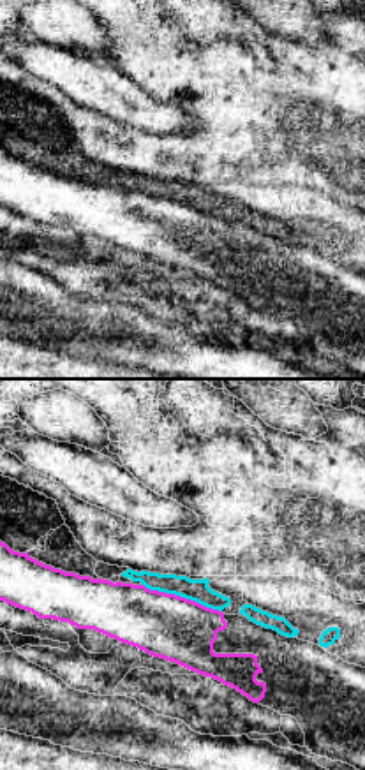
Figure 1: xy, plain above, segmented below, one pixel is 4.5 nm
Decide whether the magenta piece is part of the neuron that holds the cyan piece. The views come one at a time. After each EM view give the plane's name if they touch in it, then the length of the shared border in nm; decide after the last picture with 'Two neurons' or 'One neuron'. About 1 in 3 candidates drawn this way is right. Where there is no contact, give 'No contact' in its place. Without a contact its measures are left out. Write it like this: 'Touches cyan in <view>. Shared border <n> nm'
Touches cyan in xy. Shared border 400 nm

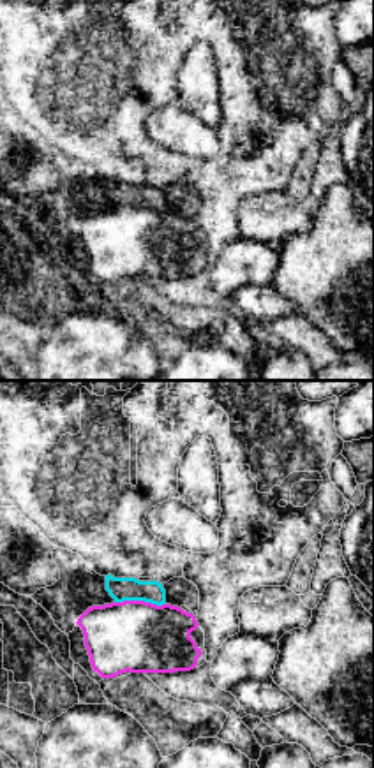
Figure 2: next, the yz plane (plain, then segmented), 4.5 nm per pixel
Touches cyan in yz. Shared border 240 nm

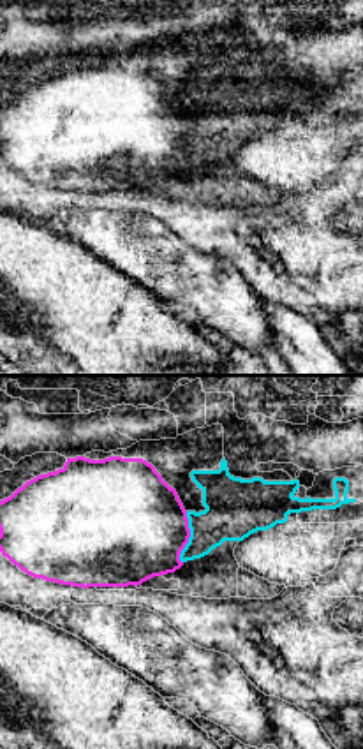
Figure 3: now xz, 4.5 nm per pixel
Touches cyan in xz. Shared border 240 nm

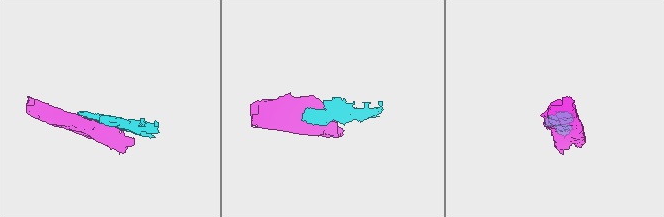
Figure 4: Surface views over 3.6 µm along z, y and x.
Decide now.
Two neurons

